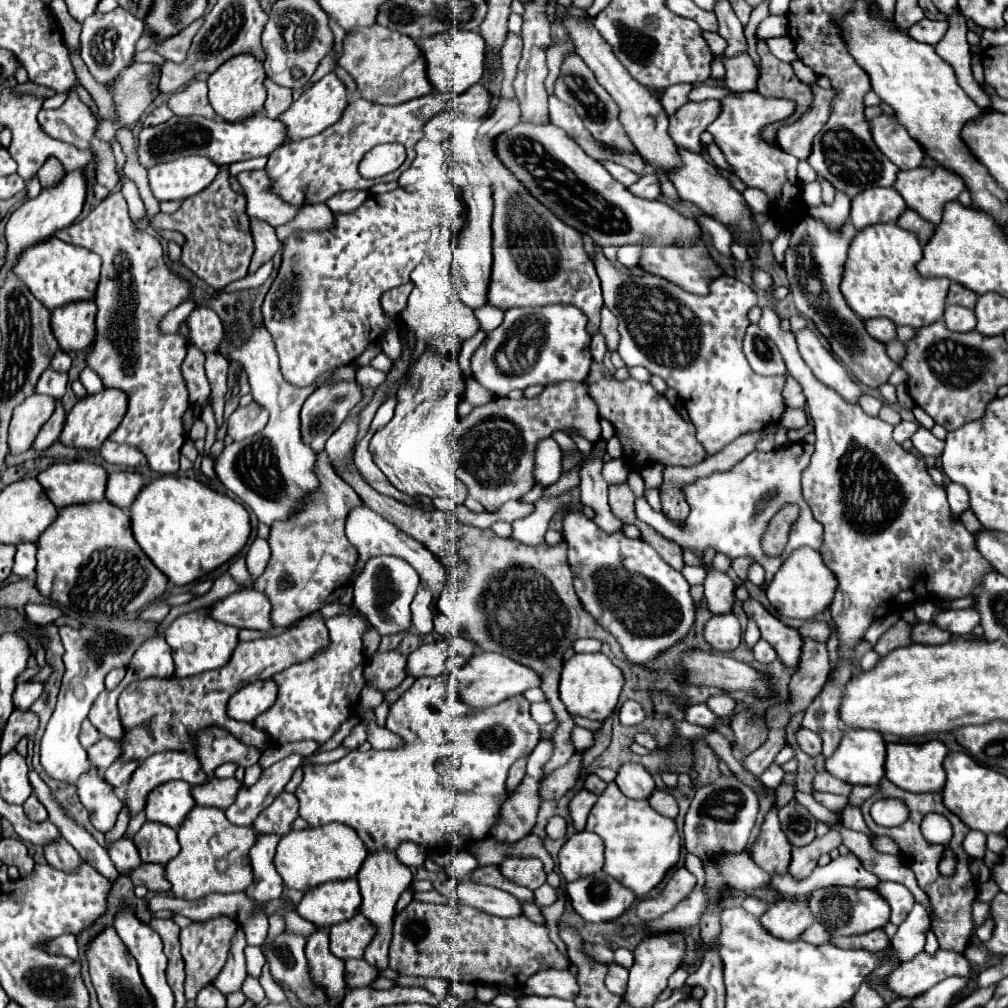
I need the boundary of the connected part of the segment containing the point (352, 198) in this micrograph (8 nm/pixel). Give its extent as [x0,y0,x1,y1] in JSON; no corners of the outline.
[327,191,369,213]

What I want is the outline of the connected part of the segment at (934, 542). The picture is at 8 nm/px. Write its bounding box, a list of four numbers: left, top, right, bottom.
[759,307,991,757]

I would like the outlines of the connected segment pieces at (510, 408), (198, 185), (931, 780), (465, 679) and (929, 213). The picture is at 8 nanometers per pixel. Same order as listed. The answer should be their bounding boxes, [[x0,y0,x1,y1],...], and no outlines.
[[455,383,601,513],[149,157,219,201],[885,739,949,793],[451,651,541,707],[893,165,965,225]]

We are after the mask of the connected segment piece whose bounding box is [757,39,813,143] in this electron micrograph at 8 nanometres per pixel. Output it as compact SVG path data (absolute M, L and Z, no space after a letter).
M765 39L757 41L757 53L759 53L759 89L763 95L773 97L789 97L795 101L795 113L785 121L772 123L763 131L763 139L767 143L775 143L776 134L780 126L785 122L793 123L809 109L813 103L813 91L805 83L801 83L789 63L779 61L775 55L769 53Z

